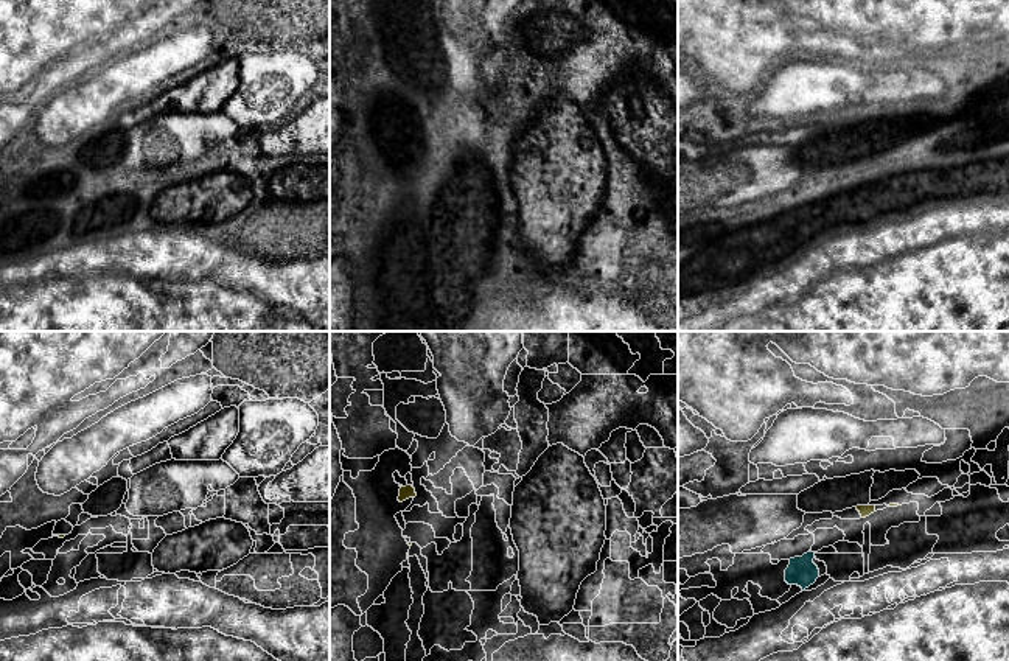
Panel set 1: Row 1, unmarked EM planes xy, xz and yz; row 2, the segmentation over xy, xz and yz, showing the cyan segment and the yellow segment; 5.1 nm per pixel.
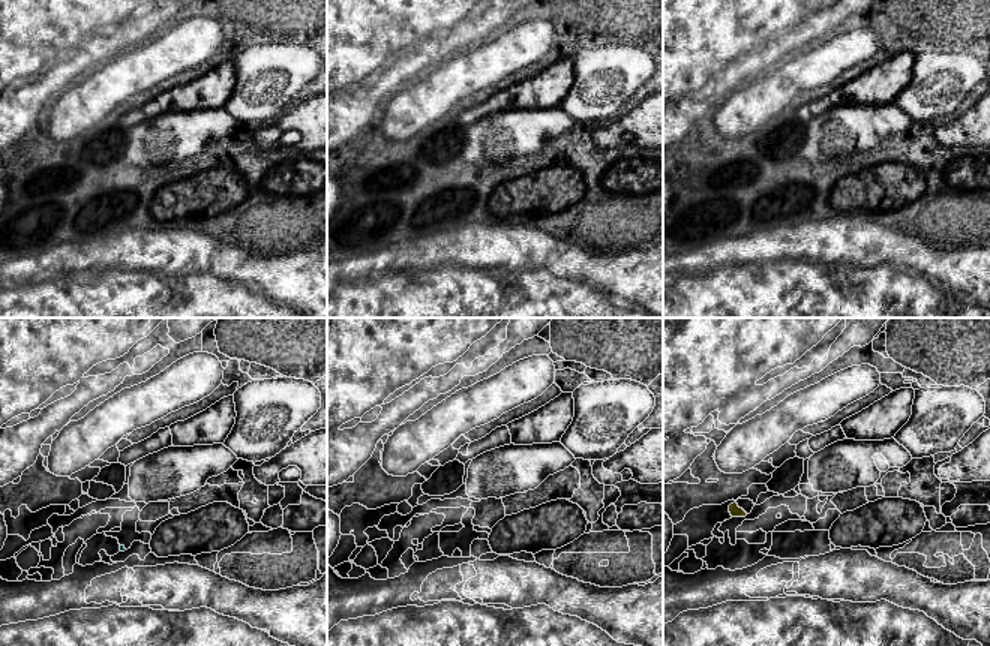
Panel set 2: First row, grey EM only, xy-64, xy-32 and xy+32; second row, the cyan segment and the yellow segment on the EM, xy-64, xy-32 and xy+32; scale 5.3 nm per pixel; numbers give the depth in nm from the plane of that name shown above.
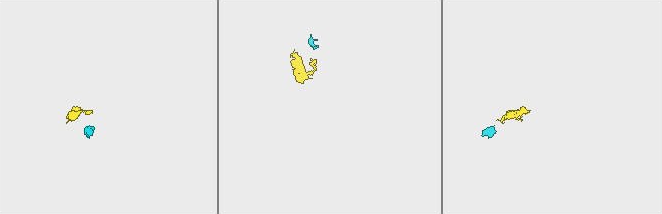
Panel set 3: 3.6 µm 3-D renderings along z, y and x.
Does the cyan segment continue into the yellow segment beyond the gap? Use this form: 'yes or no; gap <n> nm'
no; gap 300 nm

